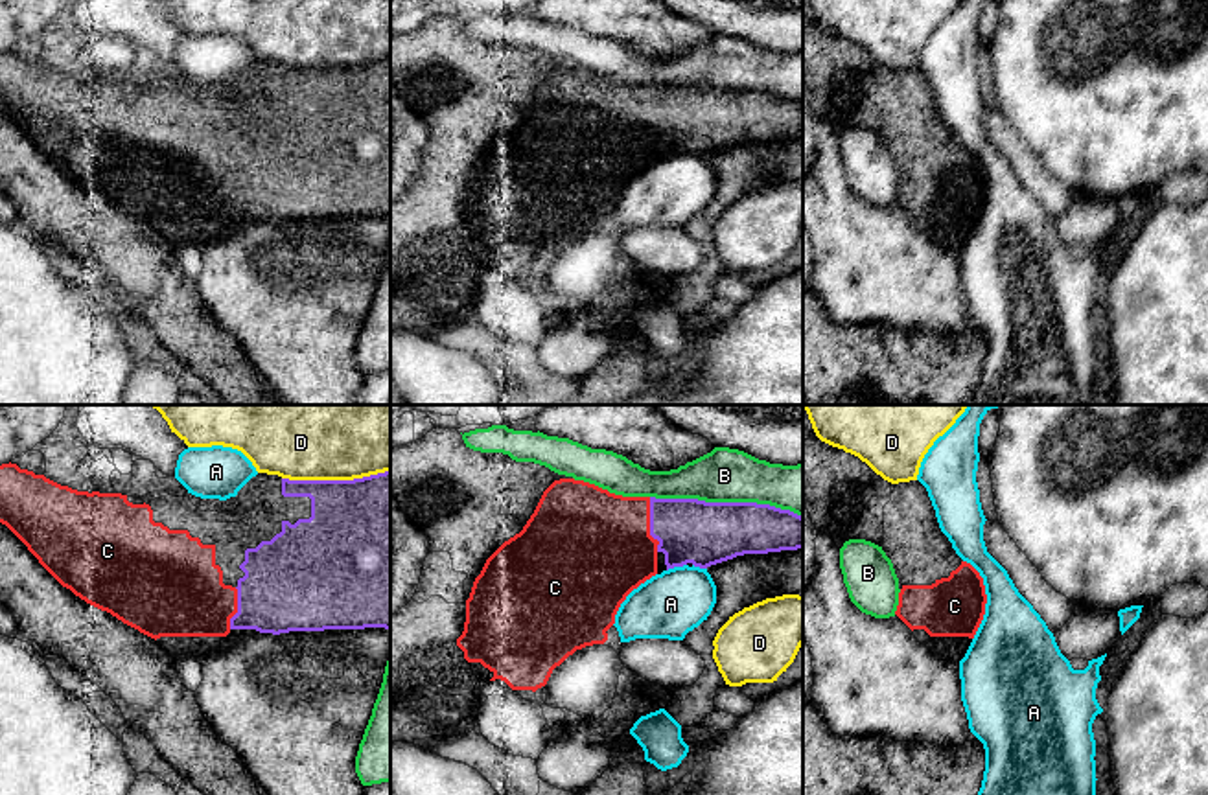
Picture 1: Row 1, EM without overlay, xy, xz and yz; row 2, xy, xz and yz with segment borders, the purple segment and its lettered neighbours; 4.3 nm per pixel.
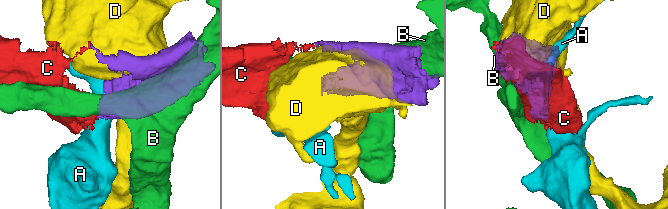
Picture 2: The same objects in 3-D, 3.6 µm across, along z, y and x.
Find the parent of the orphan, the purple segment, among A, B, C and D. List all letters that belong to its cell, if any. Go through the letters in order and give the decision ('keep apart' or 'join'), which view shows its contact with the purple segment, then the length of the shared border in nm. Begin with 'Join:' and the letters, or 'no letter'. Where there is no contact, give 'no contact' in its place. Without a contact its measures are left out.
Join: C
A: keep apart; meets purple in xz; contact 90 nm long
B: keep apart; meets purple in xz; contact 650 nm long
C: join; meets purple in xz; contact 240 nm long
D: keep apart; meets purple in xy; contact 480 nm long

